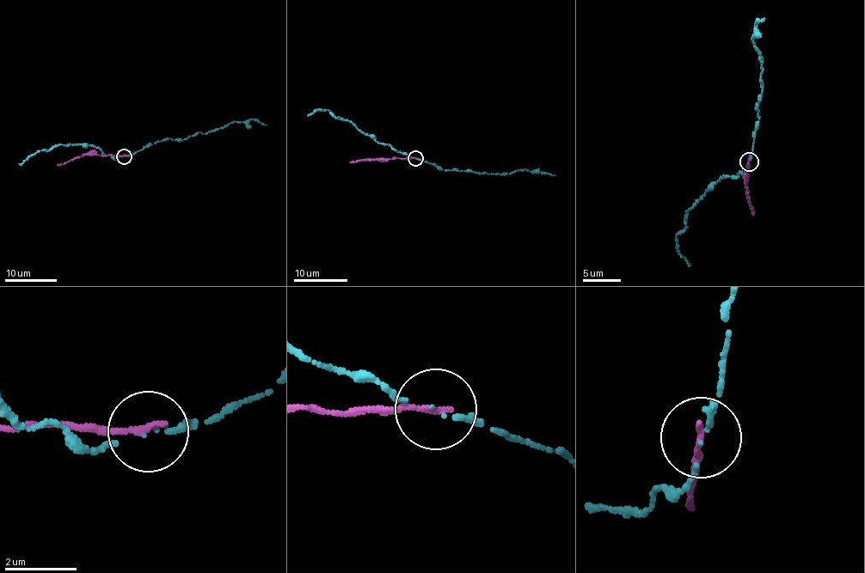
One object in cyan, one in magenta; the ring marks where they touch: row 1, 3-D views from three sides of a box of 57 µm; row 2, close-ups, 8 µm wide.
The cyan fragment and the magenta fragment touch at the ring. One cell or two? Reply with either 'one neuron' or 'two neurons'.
two neurons

